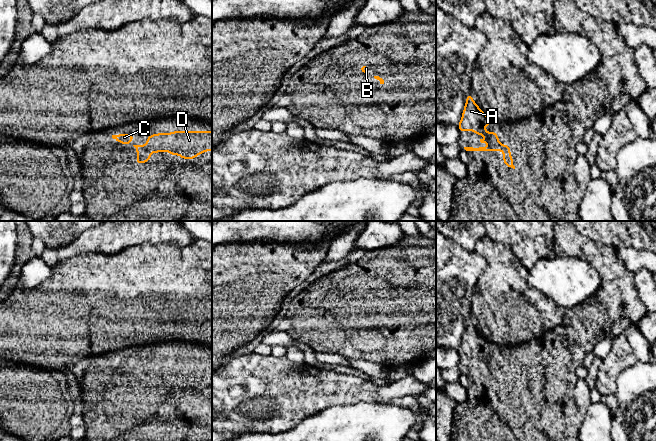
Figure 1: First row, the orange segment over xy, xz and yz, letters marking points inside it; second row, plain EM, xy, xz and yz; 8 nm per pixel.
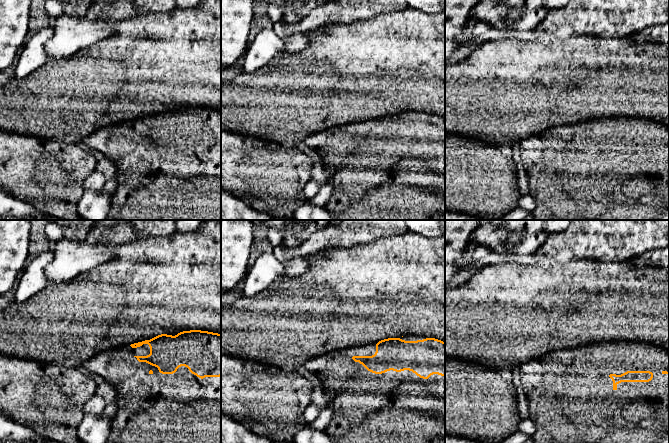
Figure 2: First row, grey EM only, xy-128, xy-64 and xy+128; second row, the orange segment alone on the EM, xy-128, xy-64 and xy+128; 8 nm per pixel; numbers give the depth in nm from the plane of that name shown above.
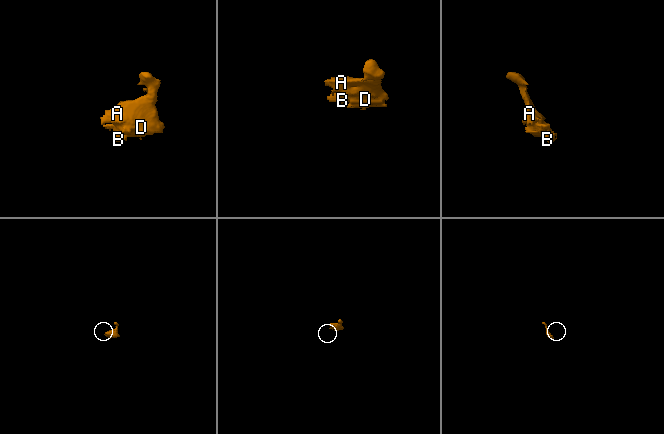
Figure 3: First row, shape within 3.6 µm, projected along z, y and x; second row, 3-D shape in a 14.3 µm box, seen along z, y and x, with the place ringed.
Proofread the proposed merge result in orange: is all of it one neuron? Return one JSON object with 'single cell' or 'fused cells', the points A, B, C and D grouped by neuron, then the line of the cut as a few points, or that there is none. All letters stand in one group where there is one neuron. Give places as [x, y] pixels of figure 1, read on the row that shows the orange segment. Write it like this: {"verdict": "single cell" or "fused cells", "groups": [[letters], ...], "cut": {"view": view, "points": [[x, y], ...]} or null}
{"verdict": "single cell", "groups": [["A", "B", "C", "D"]], "cut": null}

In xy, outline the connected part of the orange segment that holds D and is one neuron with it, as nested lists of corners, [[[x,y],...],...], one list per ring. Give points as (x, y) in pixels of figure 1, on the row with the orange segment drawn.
[[[173,131],[152,134],[145,145],[133,145],[137,151],[136,165],[148,163],[152,152],[167,151],[182,159],[195,159],[205,151],[212,151],[212,131]]]

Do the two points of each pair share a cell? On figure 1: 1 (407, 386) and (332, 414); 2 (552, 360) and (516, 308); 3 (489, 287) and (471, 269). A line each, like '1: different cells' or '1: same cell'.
1: different cells
2: different cells
3: different cells

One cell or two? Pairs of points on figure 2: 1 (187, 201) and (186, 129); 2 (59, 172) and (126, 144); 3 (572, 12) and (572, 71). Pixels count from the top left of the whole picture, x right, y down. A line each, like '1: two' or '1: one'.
1: one
2: two
3: two

